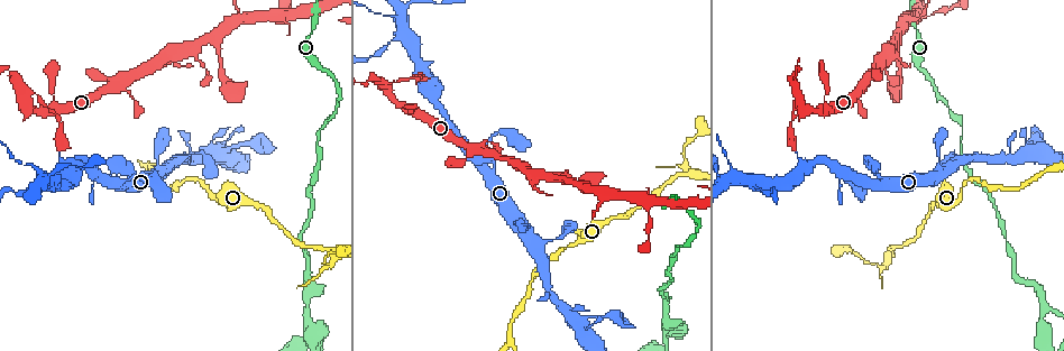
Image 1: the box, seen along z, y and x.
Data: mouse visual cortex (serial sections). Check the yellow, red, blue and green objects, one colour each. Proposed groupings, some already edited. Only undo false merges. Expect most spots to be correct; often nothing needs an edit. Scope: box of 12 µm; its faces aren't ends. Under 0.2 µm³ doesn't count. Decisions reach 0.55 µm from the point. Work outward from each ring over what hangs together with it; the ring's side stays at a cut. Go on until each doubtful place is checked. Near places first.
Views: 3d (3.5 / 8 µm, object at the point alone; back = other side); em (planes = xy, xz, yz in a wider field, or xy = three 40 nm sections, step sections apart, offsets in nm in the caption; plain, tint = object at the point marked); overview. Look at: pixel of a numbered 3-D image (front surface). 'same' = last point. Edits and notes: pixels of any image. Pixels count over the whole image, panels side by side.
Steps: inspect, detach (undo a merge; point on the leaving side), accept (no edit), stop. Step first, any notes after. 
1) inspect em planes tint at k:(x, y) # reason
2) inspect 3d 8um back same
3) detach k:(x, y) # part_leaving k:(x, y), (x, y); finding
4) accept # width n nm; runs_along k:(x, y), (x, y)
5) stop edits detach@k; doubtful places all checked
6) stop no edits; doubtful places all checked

inspect em xy step 5 tint at 1:(884, 267)

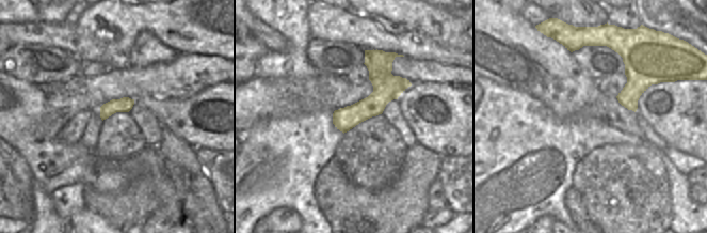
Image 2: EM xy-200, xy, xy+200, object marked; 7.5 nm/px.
inspect 3d 3.5um same # see where the arms go

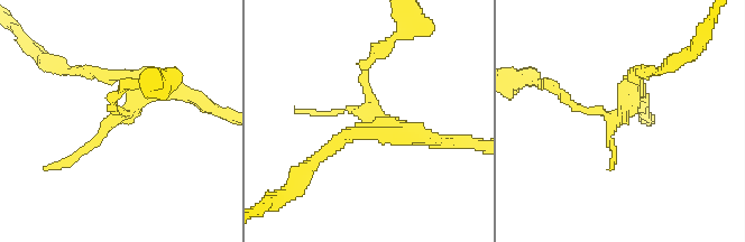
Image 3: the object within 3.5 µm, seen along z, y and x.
accept # runs_along 2:(379, 52), (379, 93), (342, 128); continuous, no second cell

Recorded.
inspect 3d 3.5um at 1:(305, 309)

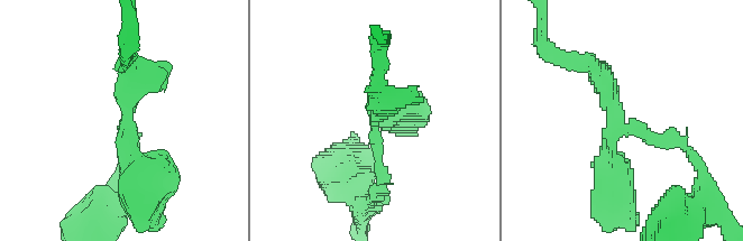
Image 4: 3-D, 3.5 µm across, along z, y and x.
inspect em xy step 2 tint at 4:(126, 121) # arms 3; arm_widths 150, 300, 350 nm; need the tissue

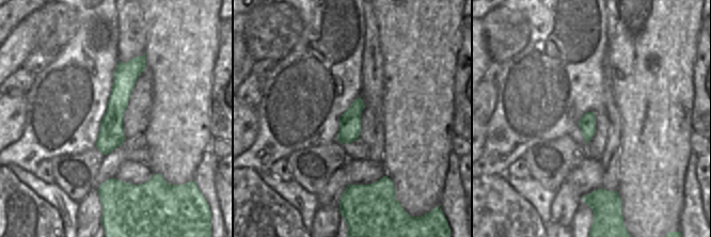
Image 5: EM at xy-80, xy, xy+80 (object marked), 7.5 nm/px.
accept # runs_along 5:(142, 59), (124, 78), (105, 151); continuous, no second cell

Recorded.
inspect 3d 8um back at 1:(372, 77) # small branch off a trunk

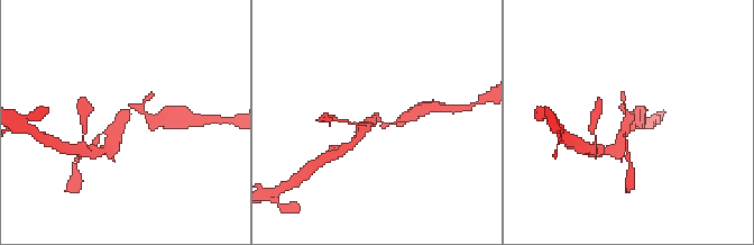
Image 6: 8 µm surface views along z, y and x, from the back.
inspect 3d 3.5um at 6:(124, 116) # closer look

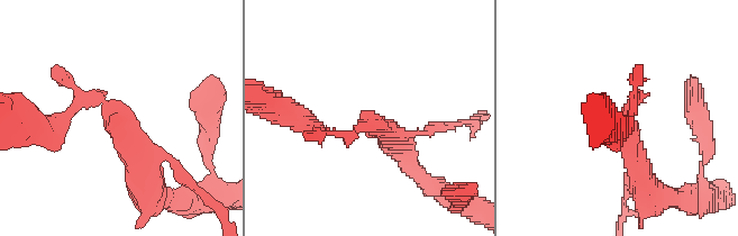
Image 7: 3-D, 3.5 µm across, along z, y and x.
inspect em xy step 2 tint at 7:(120, 118) # arms 3; arm_widths 100, 100, 350 nm

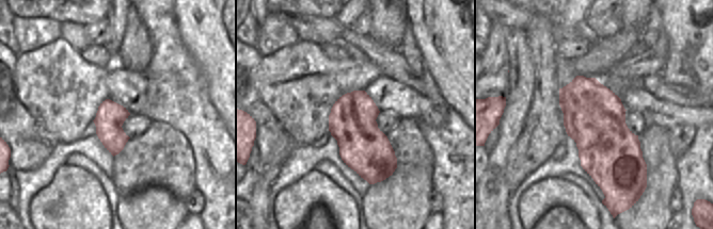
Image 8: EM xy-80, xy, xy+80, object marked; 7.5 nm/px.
accept # runs_along 7:(147, 181), (109, 105), (85, 98), (69, 119); all the same cell

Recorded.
stop no edits; doubtful places all checked

